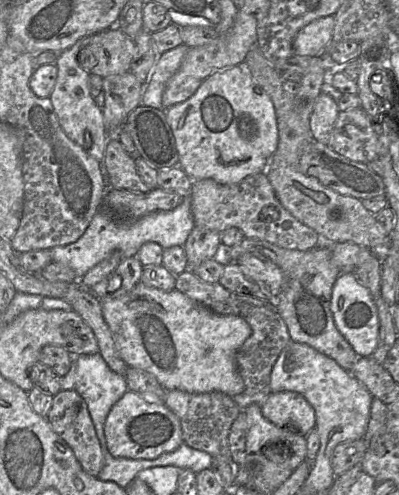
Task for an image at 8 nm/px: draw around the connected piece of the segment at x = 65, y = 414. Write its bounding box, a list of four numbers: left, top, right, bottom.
[46,389,103,477]

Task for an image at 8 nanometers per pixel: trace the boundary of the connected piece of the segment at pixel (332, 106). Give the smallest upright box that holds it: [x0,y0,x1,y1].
[310,92,339,145]

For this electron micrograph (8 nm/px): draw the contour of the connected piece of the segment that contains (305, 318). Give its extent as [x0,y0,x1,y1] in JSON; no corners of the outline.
[214,237,360,372]

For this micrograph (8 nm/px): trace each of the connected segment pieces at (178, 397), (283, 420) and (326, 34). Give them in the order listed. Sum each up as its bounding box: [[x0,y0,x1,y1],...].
[[164,390,241,461],[261,391,316,436],[293,16,334,56]]

